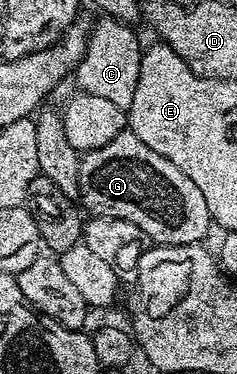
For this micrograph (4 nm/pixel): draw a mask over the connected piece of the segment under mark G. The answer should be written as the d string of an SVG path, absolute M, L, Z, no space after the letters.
M128 131L115 135L107 147L99 147L95 151L84 154L79 167L79 187L81 188L80 204L90 214L98 217L114 217L127 223L135 223L139 231L143 231L150 242L159 245L195 245L204 242L209 233L211 218L207 211L207 199L199 192L199 187L171 163L171 159L163 159L159 151L151 151L143 139L139 139Z

